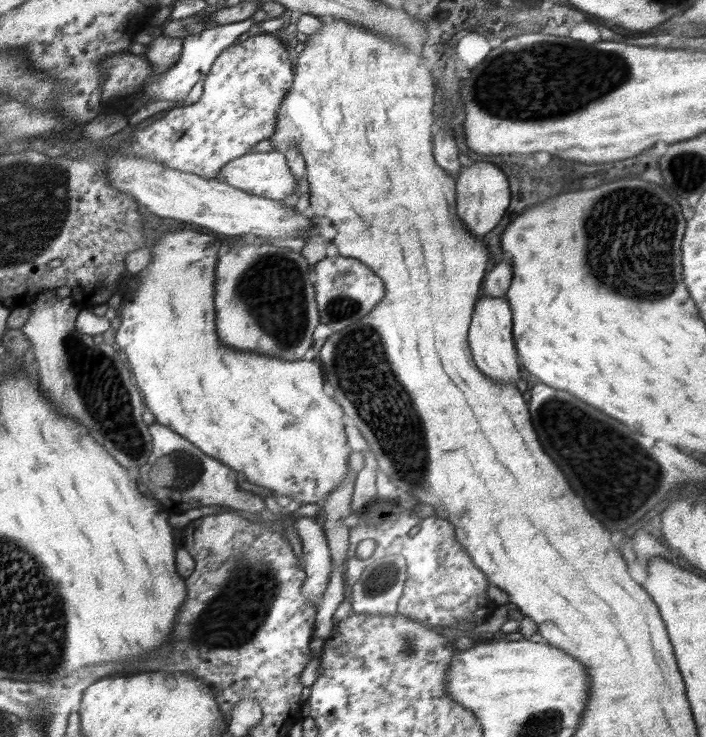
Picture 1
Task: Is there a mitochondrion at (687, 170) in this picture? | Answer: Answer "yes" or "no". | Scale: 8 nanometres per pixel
yes

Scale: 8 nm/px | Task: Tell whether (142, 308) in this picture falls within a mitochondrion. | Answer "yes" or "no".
no

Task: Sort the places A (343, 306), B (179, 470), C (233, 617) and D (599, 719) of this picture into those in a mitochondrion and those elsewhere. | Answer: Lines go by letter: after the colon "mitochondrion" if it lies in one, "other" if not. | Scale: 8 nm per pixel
A: mitochondrion
B: mitochondrion
C: mitochondrion
D: other

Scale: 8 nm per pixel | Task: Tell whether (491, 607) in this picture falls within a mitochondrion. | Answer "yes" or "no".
no

